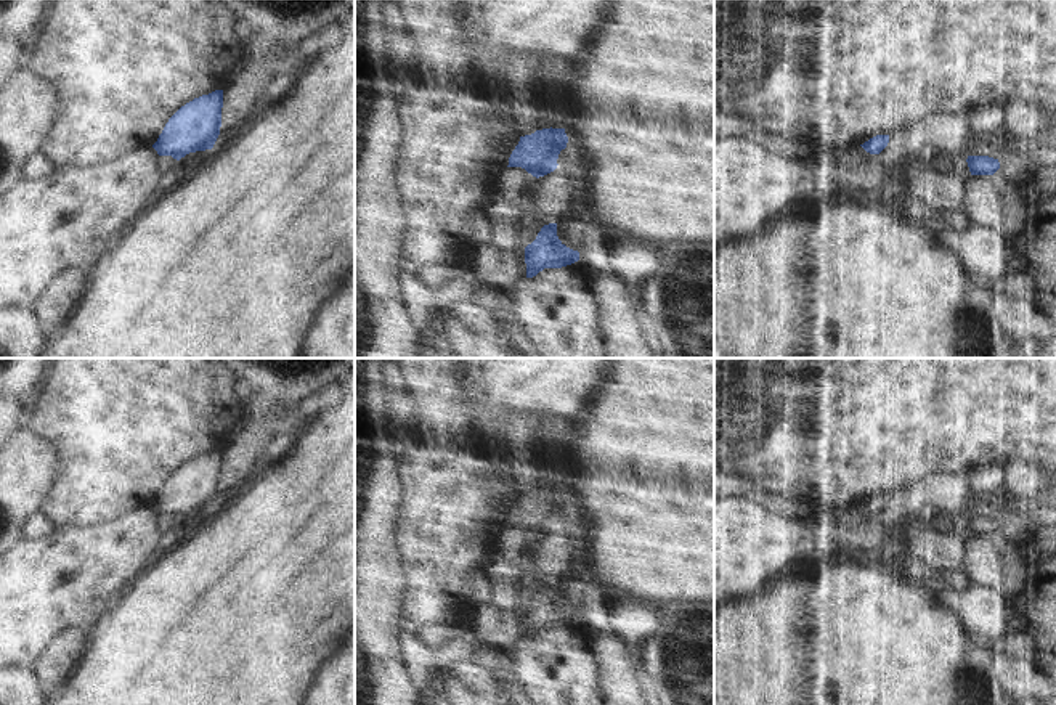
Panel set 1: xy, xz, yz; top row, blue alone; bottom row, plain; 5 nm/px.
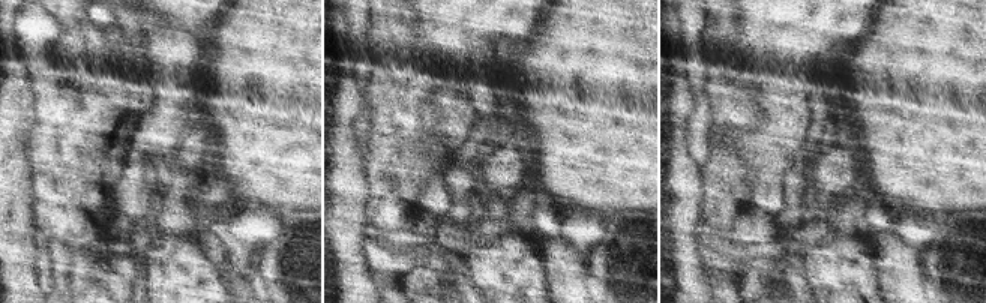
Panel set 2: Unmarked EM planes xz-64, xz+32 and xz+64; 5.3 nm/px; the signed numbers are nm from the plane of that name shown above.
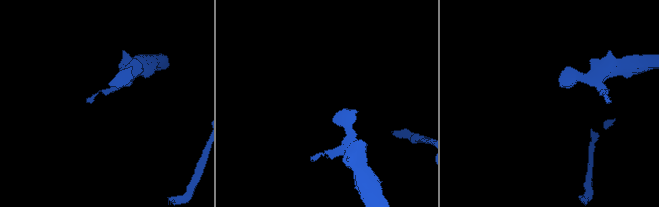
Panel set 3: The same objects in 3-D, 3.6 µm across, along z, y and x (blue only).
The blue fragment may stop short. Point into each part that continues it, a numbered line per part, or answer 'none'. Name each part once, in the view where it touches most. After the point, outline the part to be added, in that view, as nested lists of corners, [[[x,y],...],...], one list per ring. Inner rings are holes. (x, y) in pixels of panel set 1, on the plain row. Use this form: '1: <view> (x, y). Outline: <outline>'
1: xz (548, 477). Outline: [[[541,466],[538,469],[538,490],[542,488],[567,488],[571,480],[549,466]]]

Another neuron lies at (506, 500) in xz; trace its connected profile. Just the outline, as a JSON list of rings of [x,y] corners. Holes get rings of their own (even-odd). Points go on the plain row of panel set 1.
[[[488,482],[488,488],[493,495],[494,509],[491,517],[506,530],[509,517],[520,501],[520,495],[507,487],[501,487],[496,482]]]

